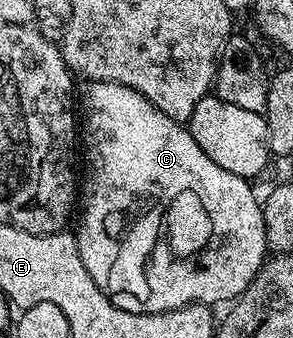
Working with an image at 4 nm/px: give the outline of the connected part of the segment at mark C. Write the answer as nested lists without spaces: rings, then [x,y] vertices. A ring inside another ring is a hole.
[[[92,81],[80,93],[80,109],[86,112],[86,118],[80,121],[80,137],[86,140],[86,157],[90,160],[90,178],[80,189],[80,213],[82,222],[76,228],[78,238],[78,254],[96,287],[104,291],[104,295],[116,307],[129,313],[163,313],[179,309],[185,305],[217,306],[217,301],[233,302],[253,283],[254,277],[262,270],[262,262],[267,260],[268,246],[266,244],[266,228],[260,197],[250,190],[251,182],[240,175],[232,175],[232,171],[224,171],[224,167],[216,167],[204,151],[200,151],[200,143],[192,139],[189,128],[183,122],[174,121],[164,111],[157,109],[144,95],[124,87],[120,83],[107,81]]]

